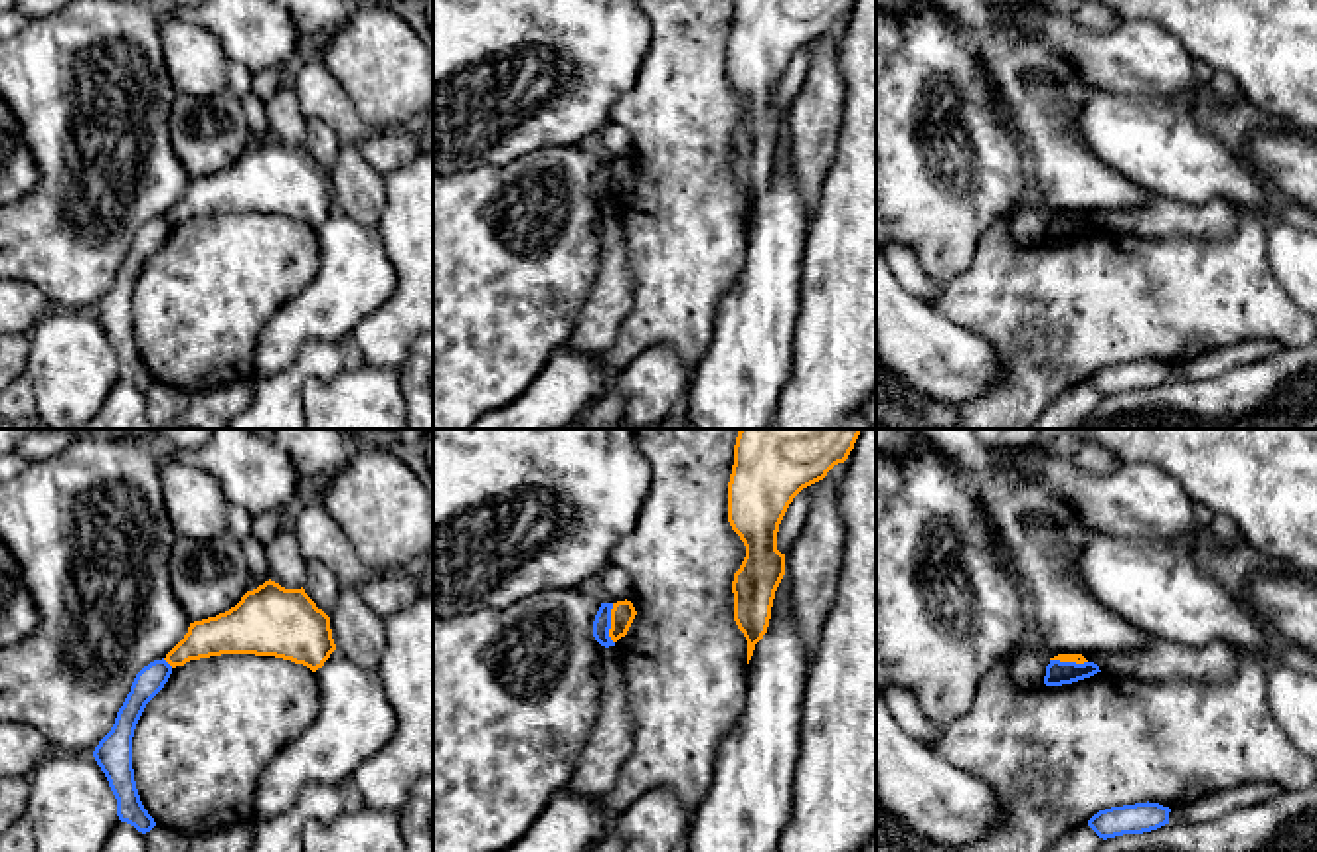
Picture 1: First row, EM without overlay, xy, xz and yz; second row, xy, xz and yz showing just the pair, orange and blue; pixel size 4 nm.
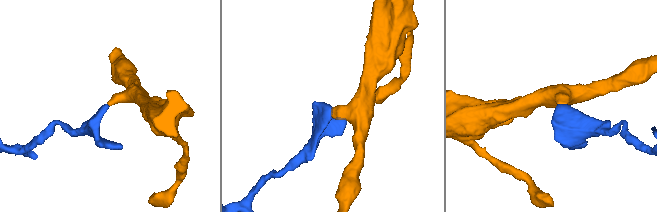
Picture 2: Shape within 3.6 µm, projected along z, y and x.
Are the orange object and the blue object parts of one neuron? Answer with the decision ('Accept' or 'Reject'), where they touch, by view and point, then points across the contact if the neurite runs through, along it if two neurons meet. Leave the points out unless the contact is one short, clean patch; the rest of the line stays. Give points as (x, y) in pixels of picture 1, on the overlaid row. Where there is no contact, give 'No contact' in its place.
Reject. Touches orange at xz (612, 623). Boundary: xz (612, 603), (610, 639), (614, 643)

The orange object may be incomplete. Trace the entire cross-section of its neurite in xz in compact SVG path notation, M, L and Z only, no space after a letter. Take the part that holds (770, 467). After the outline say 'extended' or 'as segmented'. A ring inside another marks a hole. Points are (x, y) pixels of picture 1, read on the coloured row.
M740 429L728 482L728 522L746 546L734 573L734 621L747 640L747 664L771 619L785 575L779 524L793 498L844 463L860 429Z; as segmented

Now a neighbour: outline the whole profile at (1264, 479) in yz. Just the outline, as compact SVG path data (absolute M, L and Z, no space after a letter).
M1062 429L1098 443L1119 463L1153 463L1175 478L1202 514L1230 516L1244 540L1268 557L1285 559L1317 579L1317 429Z

